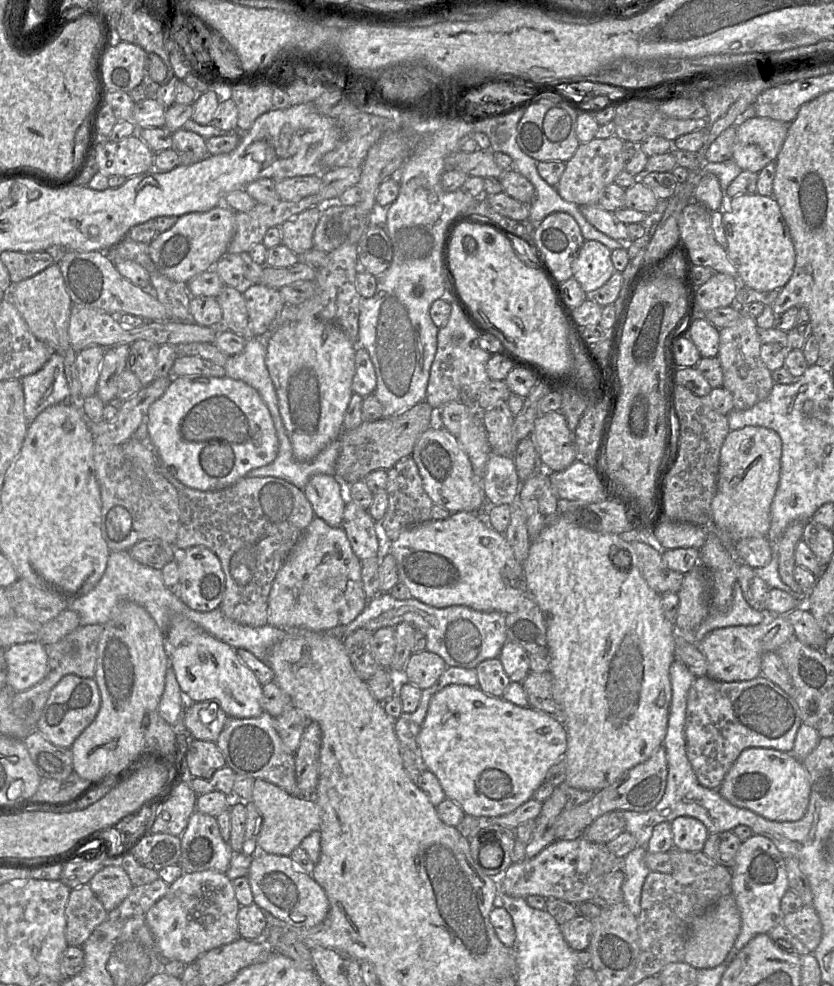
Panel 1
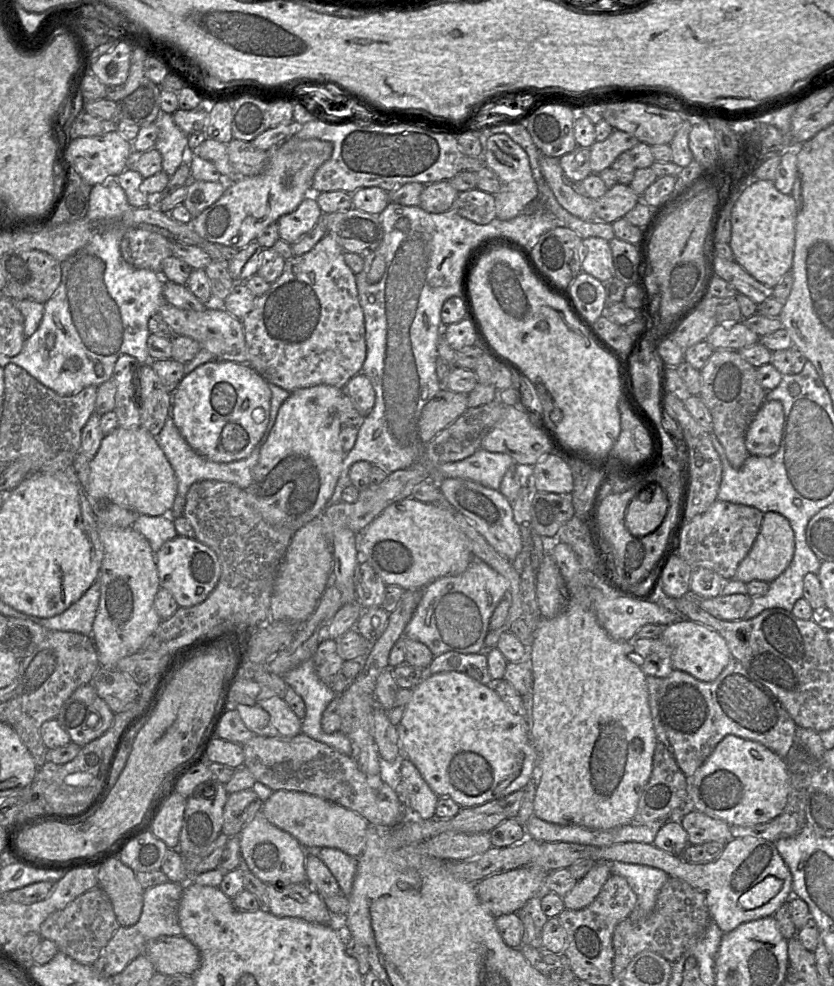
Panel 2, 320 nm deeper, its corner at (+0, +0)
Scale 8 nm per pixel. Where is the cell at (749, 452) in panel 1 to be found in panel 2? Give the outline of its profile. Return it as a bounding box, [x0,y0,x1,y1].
[745,400,784,457]

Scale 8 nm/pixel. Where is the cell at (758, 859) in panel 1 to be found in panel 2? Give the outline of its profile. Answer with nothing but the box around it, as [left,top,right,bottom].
[590,838,792,933]

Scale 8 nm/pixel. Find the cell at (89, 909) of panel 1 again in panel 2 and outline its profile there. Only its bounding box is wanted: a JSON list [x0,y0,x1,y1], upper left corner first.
[39,887,119,965]

